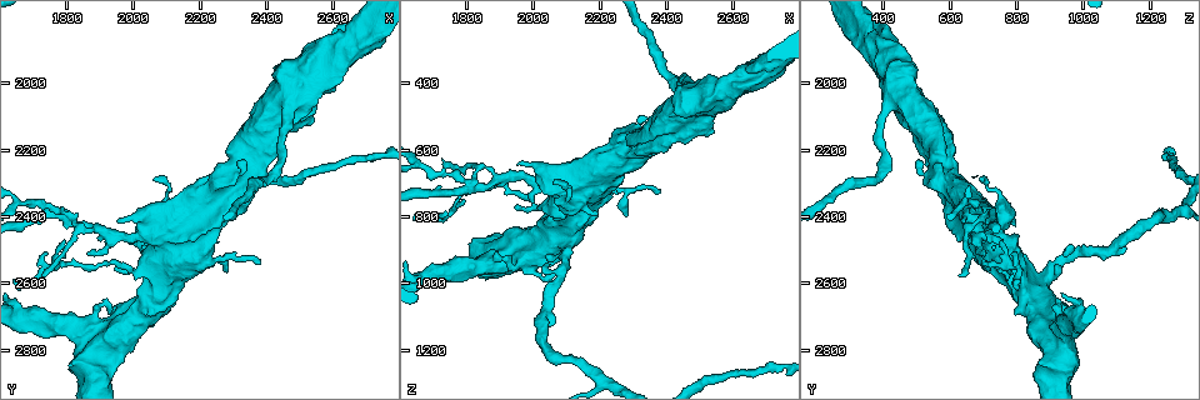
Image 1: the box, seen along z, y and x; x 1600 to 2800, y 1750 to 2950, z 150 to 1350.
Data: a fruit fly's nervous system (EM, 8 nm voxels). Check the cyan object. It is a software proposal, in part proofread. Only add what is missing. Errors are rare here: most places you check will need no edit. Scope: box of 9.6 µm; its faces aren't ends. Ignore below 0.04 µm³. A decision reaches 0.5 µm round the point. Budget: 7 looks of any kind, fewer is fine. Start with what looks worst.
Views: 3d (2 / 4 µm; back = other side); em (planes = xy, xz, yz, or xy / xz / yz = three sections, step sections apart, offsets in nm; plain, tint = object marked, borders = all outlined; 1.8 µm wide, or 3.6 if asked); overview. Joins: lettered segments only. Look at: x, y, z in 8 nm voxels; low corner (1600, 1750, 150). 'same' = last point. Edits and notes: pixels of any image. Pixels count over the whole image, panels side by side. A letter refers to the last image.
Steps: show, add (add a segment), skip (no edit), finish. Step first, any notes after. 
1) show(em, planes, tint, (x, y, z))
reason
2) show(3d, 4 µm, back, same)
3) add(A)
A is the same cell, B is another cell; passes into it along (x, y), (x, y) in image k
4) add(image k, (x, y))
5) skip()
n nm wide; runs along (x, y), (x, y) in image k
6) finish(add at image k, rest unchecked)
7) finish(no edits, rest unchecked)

show(em, planes, borders, (1800, 2390, 720))
a fork

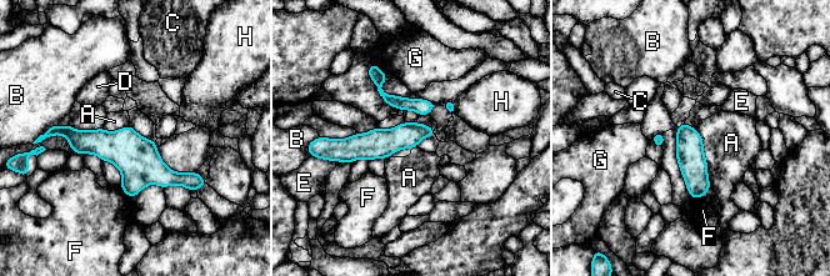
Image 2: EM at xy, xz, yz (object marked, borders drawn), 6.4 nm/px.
skip()
A touches over 300 nm; A, B, C, D, E, F, G and H are other cells; no lettered segment goes on from it

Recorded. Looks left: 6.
show(em, planes, borders, (1900, 2670, 930))
thick end

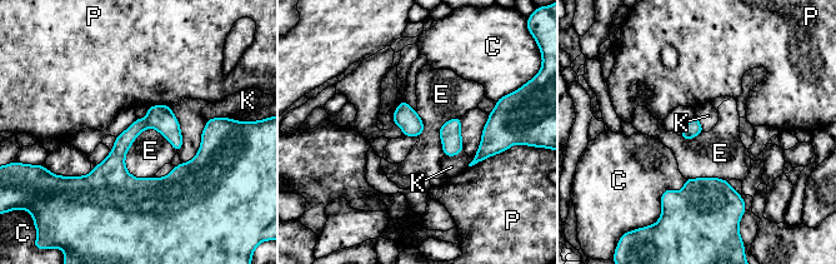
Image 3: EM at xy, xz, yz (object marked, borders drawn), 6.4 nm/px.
skip()
E touches over 360 nm; C, E, K and P are other cells; no lettered segment goes on from it

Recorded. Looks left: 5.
show(em, xy, step 16, borders, (2380, 2530, 720))
thin end

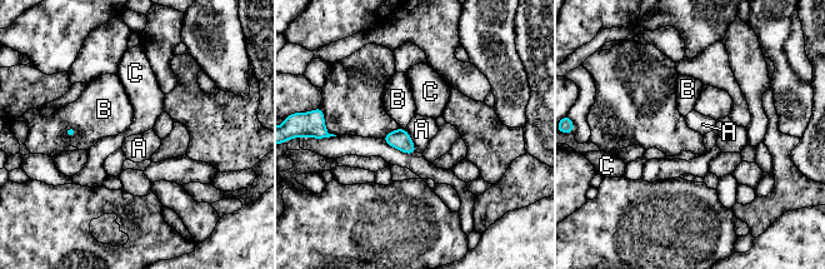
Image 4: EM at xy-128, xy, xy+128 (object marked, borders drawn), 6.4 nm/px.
skip()
130 nm wide; A, B and C are other cells; border along (405, 128), (418, 152) in image 4; none of them fits

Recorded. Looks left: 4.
finish(no edits, rest unchecked)

